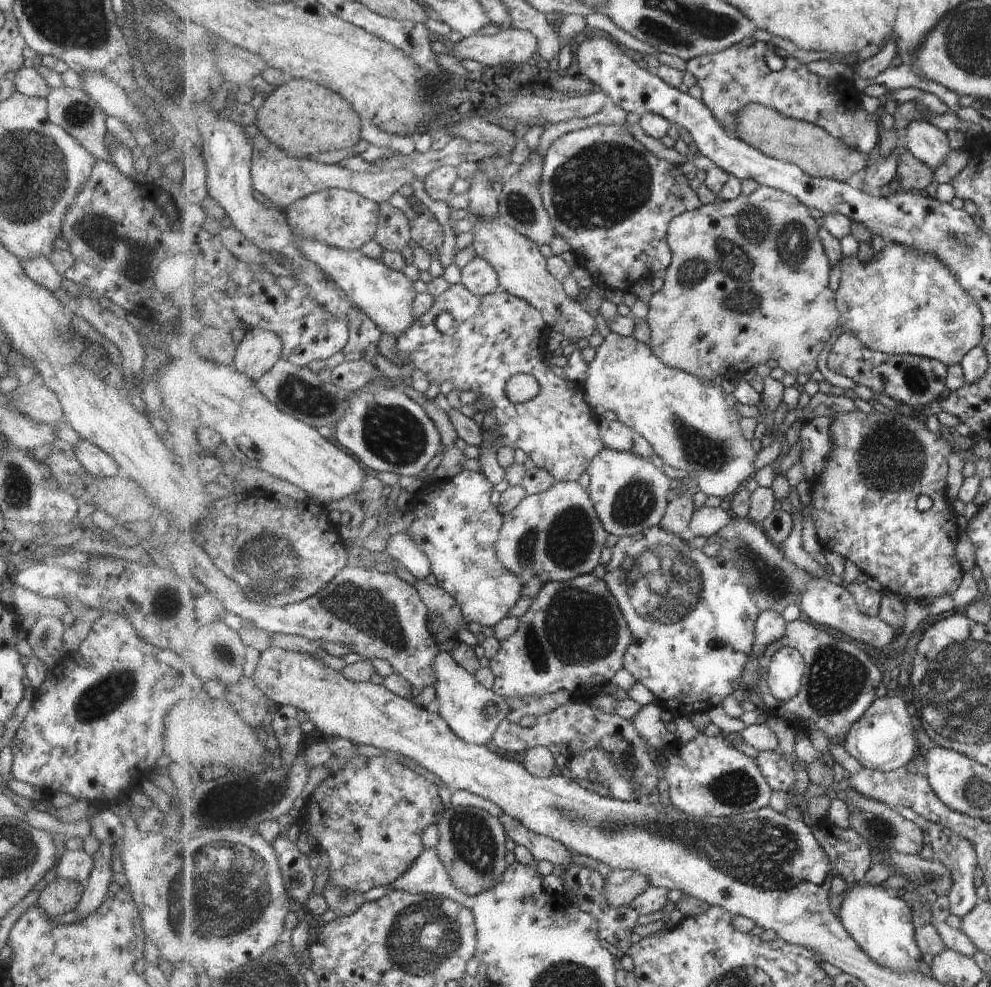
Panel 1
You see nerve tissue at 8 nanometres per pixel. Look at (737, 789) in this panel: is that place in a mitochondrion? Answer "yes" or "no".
yes

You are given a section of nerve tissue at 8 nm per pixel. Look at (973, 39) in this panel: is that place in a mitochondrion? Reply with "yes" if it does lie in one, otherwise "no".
yes

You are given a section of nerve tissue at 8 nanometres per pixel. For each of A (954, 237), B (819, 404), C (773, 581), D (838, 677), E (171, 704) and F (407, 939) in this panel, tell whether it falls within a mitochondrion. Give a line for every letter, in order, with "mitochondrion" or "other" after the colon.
A: mitochondrion
B: other
C: mitochondrion
D: mitochondrion
E: other
F: mitochondrion

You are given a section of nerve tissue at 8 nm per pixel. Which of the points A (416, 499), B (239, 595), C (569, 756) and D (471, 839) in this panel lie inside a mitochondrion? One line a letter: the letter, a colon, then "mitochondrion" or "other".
A: other
B: mitochondrion
C: other
D: mitochondrion

